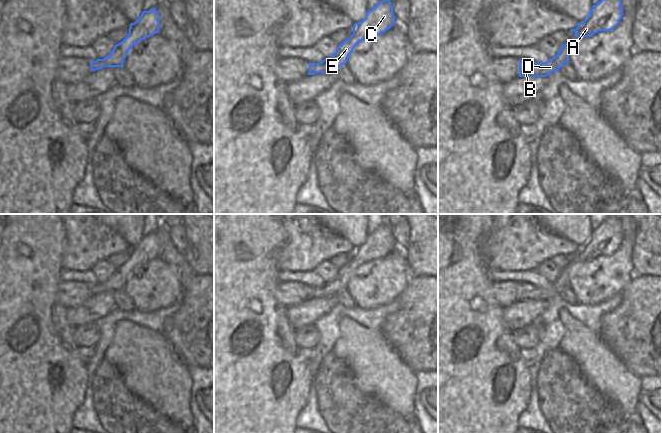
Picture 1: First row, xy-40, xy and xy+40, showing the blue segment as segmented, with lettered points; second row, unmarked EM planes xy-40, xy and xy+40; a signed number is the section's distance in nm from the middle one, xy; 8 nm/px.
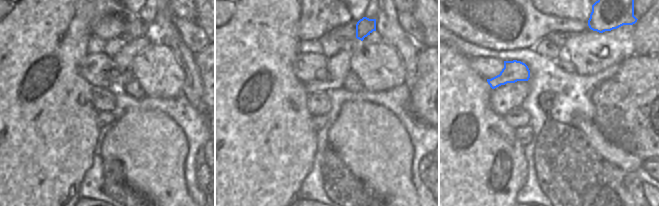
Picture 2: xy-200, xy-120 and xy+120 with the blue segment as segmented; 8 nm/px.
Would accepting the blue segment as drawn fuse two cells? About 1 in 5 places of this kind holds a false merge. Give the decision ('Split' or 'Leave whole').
Leave whole.

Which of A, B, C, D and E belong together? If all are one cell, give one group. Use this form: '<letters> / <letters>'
A B C D E

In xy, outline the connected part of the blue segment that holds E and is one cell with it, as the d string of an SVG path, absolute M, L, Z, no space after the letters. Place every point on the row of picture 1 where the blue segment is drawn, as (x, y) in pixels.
M382 0L372 9L367 11L365 18L354 23L353 34L343 41L337 50L320 63L309 63L308 75L316 73L335 73L353 52L355 46L362 40L372 36L380 35L395 24L393 6L389 0Z

